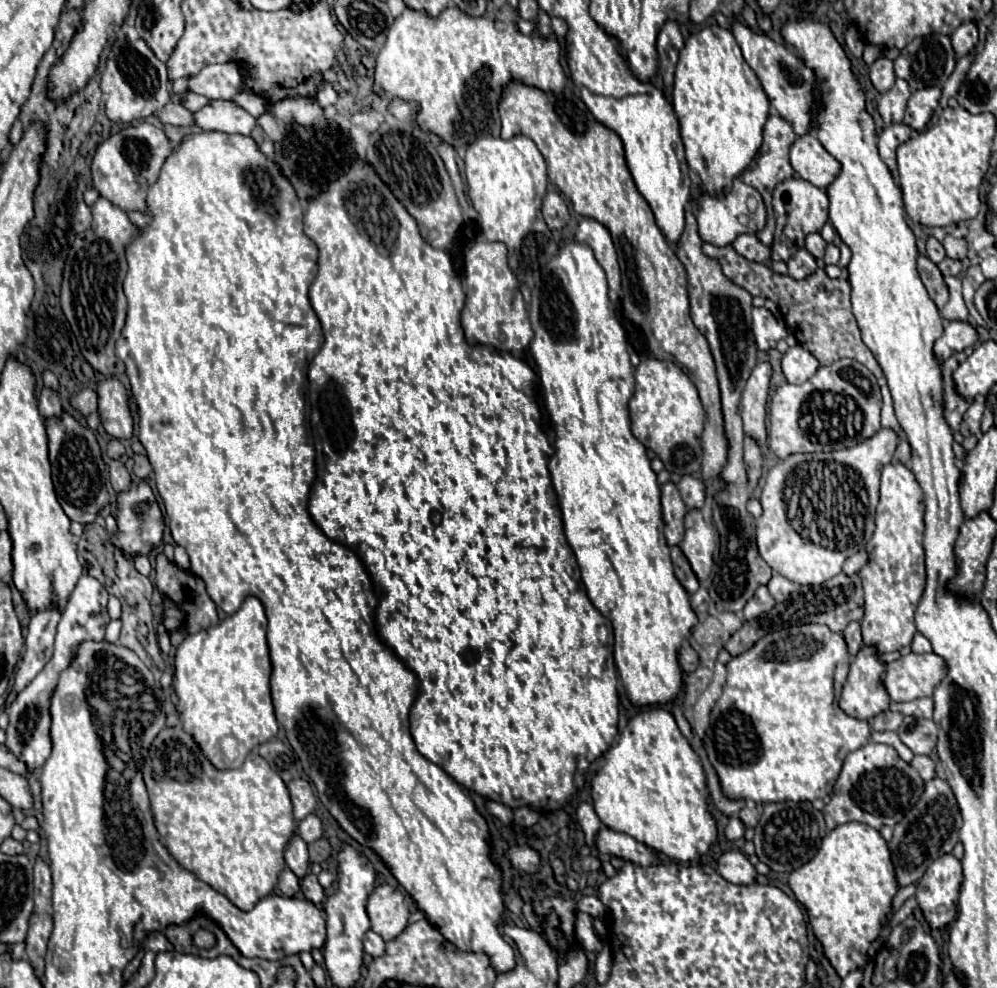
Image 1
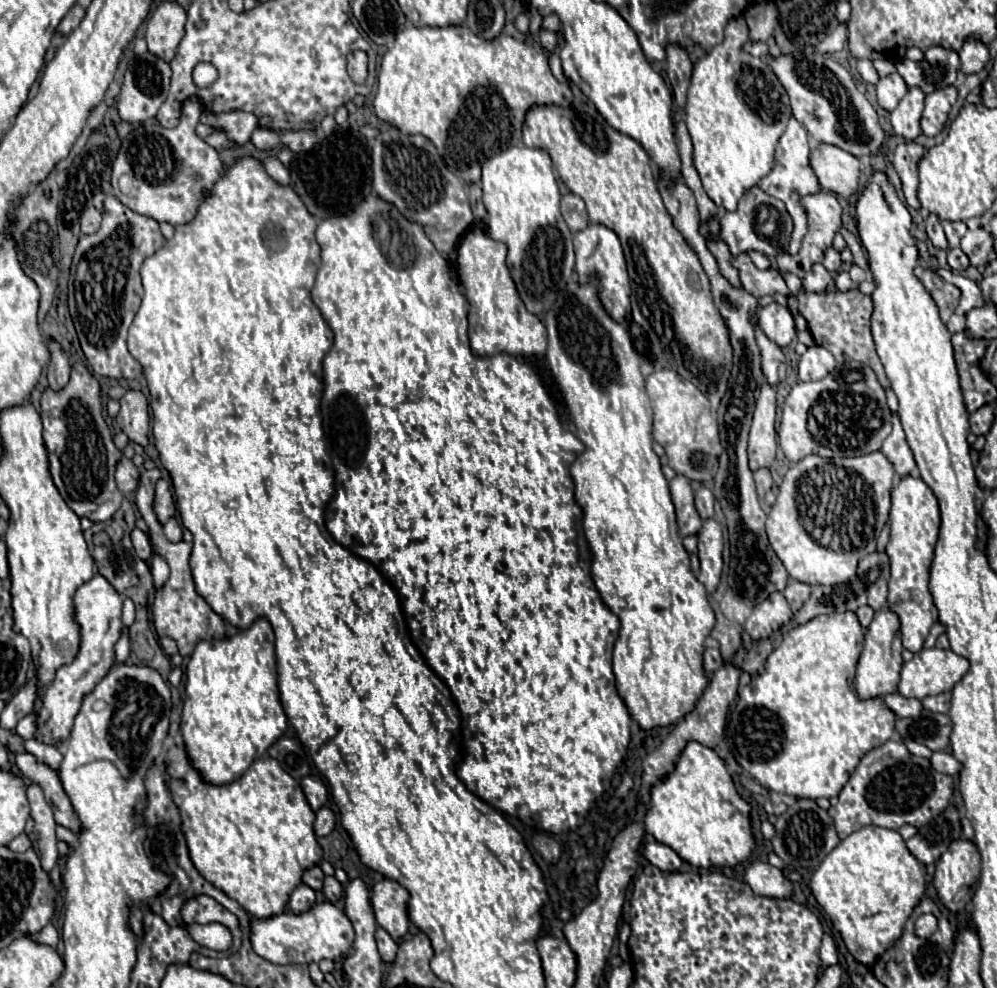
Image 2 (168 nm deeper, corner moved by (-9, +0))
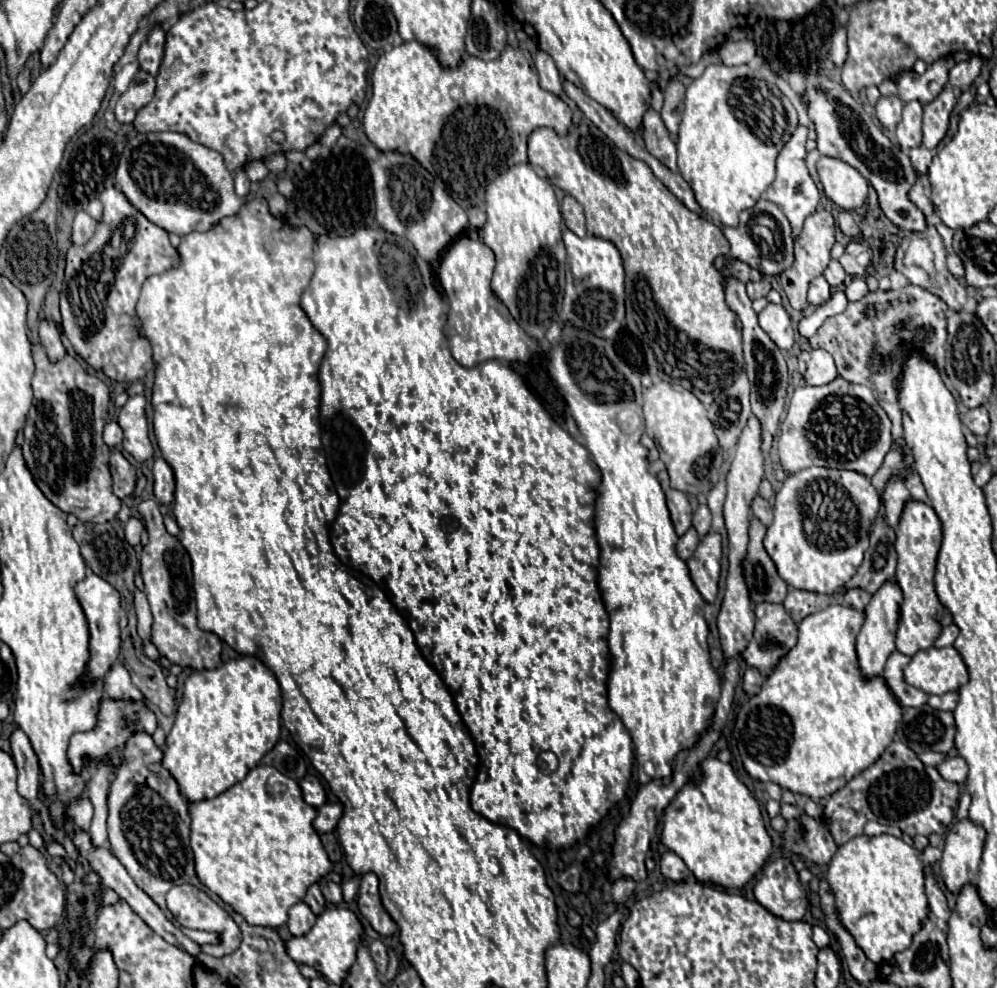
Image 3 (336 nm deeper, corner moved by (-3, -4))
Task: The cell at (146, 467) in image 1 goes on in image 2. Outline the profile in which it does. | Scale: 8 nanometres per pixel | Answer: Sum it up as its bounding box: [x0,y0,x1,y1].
[136,468,224,656]

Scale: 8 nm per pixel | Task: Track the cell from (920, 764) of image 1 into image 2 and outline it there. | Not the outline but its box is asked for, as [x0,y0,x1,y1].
[930,752,962,776]

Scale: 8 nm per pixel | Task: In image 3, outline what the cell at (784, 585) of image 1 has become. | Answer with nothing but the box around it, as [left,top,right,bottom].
[784,588,816,624]

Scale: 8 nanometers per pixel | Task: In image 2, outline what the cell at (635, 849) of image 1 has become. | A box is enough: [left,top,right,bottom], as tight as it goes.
[642,842,682,872]

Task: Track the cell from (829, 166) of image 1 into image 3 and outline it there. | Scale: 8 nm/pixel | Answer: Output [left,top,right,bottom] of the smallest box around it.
[816,156,868,210]

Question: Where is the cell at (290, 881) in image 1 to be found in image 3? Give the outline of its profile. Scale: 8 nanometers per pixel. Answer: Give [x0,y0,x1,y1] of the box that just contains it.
[288,902,316,934]

